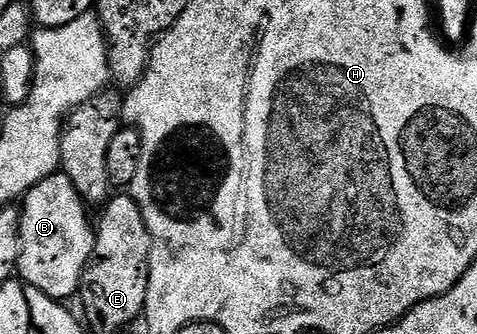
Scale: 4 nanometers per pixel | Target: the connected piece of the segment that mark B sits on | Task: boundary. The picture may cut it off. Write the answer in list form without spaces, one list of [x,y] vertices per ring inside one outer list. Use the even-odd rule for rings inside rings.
[[[57,173],[27,191],[19,208],[20,260],[16,266],[19,278],[46,293],[46,297],[68,301],[79,292],[84,270],[96,247],[94,223],[88,220],[89,204],[74,189],[70,177]]]

